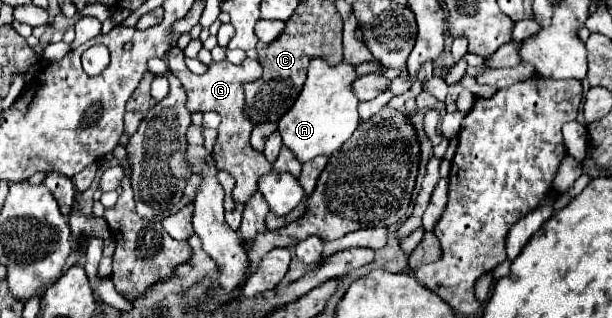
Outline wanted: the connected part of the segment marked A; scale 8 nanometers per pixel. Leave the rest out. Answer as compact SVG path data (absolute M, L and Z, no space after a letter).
M313 59L309 63L303 91L299 93L293 107L279 121L279 133L283 137L283 143L299 157L301 163L311 161L317 155L335 153L353 135L355 127L359 125L359 99L351 87L355 79L355 65L347 61L331 65L325 59Z

